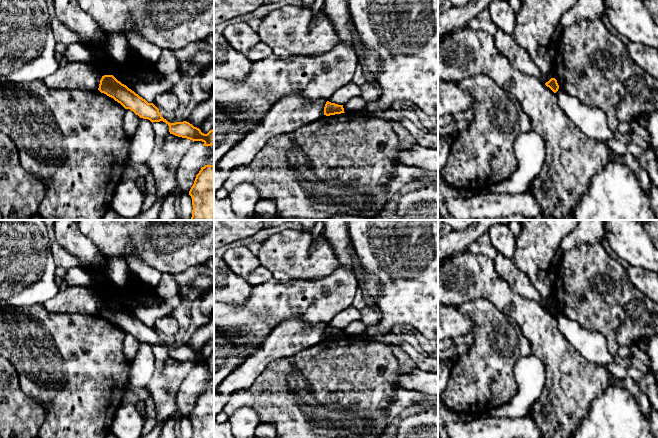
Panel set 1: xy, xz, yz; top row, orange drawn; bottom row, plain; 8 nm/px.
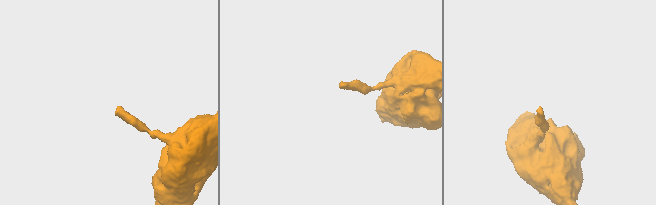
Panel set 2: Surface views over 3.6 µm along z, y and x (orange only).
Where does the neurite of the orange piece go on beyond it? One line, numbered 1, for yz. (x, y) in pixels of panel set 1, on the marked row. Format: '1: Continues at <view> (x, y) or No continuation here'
1: No continuation here

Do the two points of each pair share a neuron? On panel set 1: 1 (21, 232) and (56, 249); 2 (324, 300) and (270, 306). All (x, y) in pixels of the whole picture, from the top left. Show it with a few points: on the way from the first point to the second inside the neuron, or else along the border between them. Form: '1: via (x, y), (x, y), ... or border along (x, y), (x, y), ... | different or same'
1: border along (50, 243), (50, 252), (53, 261), (57, 265) | different
2: via (311, 297), (304, 301), (283, 301) | same

